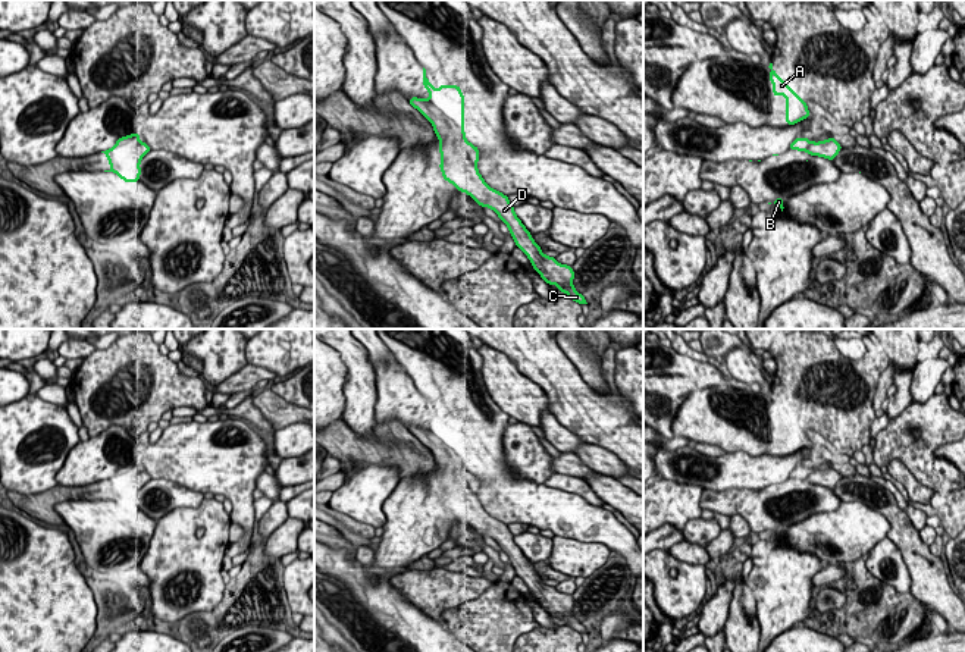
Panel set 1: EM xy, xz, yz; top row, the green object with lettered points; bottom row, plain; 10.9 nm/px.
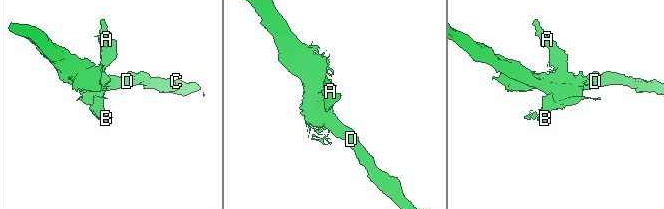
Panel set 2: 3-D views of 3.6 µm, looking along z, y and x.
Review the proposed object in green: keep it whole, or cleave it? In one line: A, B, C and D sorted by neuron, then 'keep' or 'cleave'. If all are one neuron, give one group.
A B C D | keep

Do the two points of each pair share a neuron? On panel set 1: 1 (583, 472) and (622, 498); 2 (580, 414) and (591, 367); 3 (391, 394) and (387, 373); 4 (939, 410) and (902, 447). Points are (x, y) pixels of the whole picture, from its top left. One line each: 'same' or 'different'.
1: same
2: different
3: same
4: same

